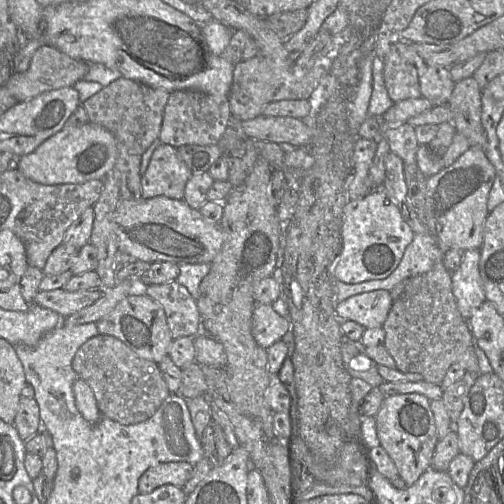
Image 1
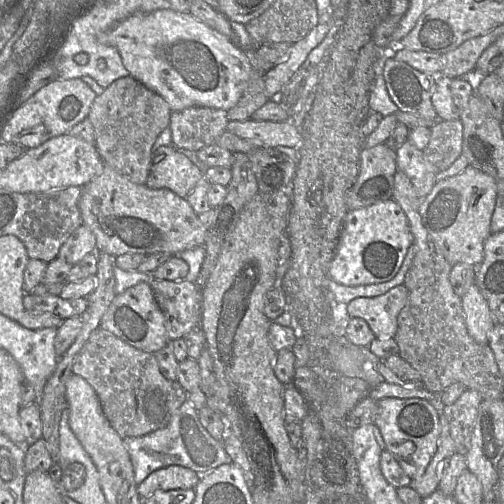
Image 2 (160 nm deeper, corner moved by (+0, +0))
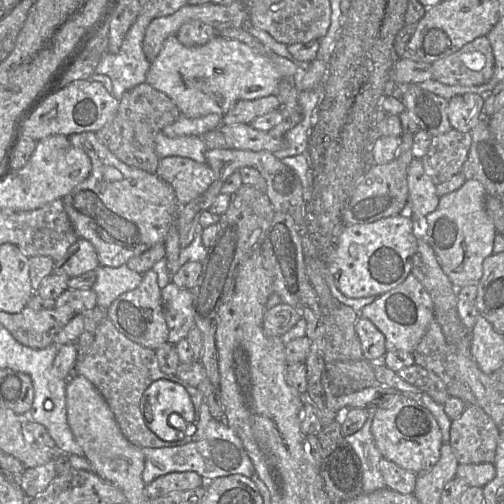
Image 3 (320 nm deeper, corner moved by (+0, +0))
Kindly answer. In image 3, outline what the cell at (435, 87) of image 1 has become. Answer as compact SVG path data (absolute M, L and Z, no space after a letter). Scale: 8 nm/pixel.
M475 93L456 95L448 100L448 118L451 127L470 132L484 118L485 97Z

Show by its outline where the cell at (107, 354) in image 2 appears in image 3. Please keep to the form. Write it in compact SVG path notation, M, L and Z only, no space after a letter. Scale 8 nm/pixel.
M107 316L97 325L93 342L86 355L82 360L76 361L74 374L84 376L97 388L110 407L123 436L140 448L169 447L187 441L187 437L185 437L179 441L166 442L158 438L147 426L141 412L140 400L151 383L159 379L166 379L183 386L191 397L197 418L200 406L204 402L204 396L197 387L191 386L177 375L162 372L155 350L128 339L115 328Z

